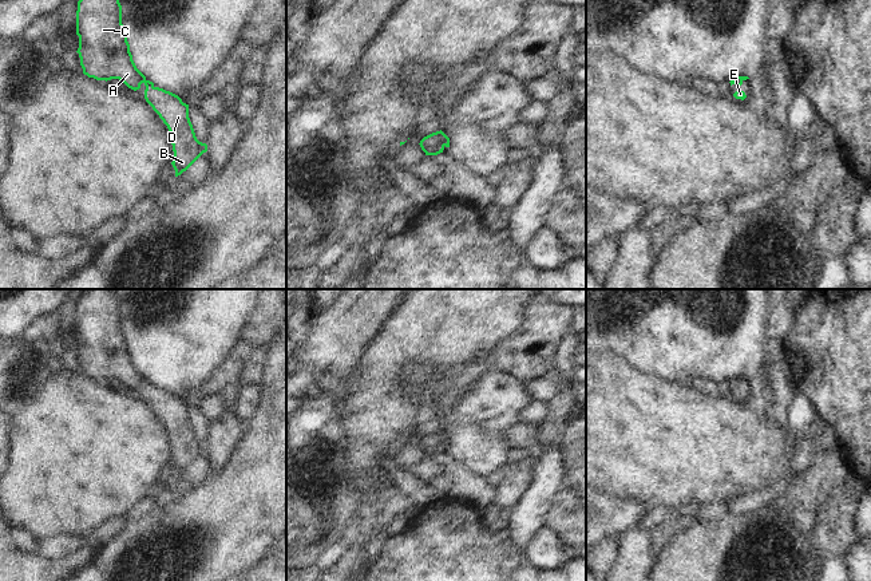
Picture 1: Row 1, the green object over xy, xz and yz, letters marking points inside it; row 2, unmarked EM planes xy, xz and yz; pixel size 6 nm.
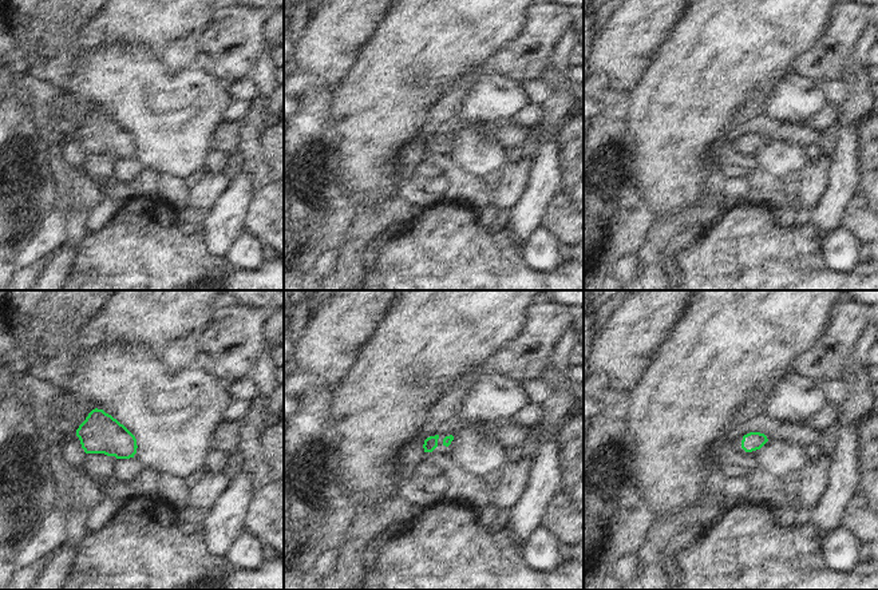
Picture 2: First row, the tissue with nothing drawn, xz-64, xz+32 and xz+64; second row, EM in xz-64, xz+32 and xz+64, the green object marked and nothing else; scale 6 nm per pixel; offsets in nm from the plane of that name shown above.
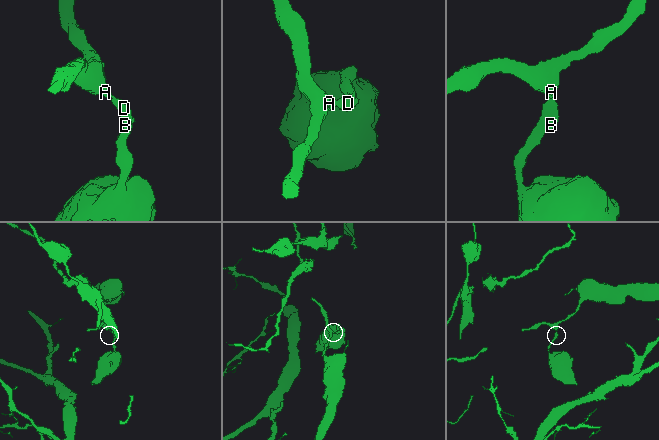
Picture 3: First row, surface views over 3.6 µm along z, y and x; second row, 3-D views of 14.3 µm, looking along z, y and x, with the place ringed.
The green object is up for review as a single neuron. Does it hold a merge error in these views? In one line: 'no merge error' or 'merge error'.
no merge error

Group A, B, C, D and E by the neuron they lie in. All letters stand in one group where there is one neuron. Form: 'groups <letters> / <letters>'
groups A B C D E

